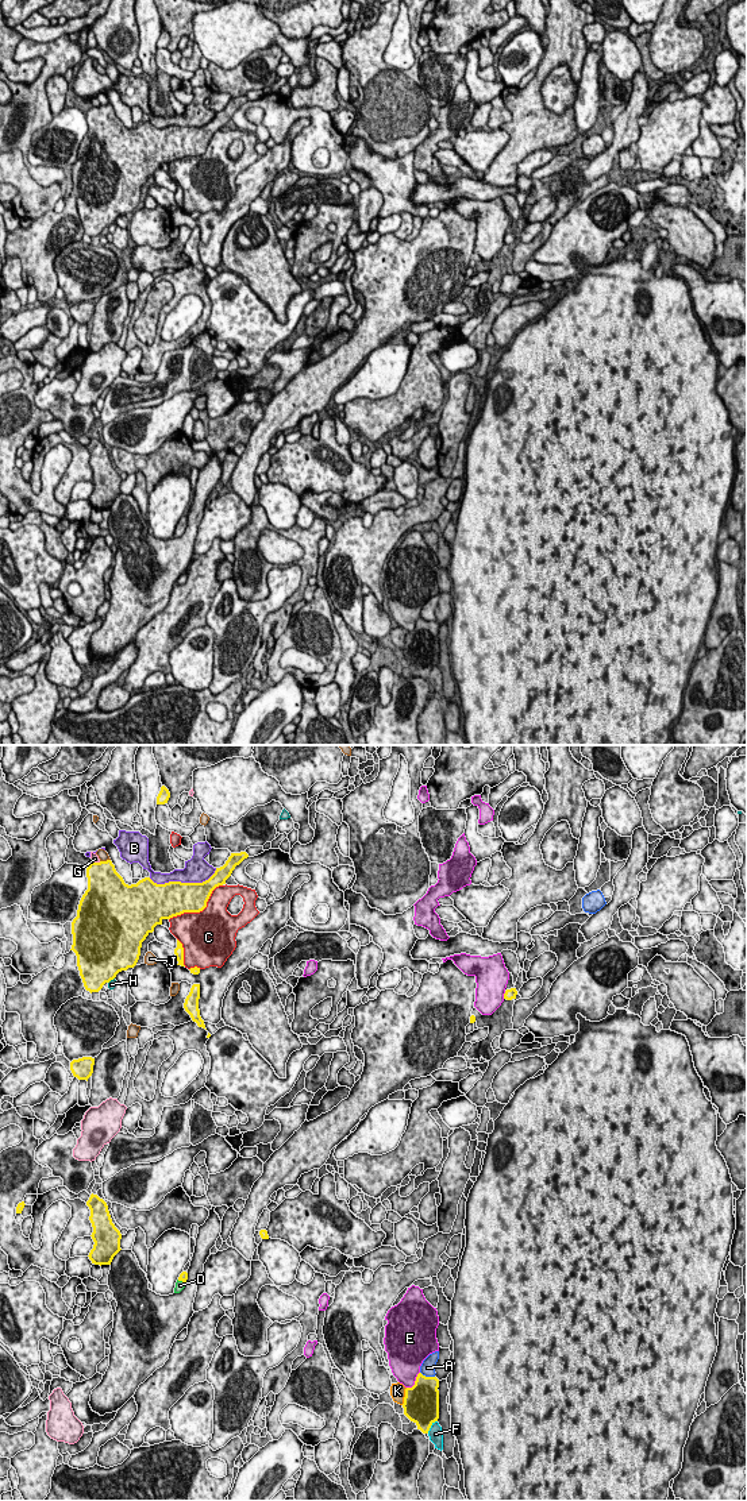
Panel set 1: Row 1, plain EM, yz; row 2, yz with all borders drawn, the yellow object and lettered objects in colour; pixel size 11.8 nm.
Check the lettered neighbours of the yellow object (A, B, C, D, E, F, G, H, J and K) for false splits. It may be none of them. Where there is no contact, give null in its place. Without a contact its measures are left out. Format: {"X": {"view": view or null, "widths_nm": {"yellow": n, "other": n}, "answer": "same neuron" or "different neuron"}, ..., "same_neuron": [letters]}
{"A": {"view": "yz", "widths_nm": {"yellow": 380, "other": 170}, "answer": "different neuron"}, "B": {"view": "yz", "widths_nm": {"yellow": 420, "other": 300}, "answer": "different neuron"}, "C": {"view": "yz", "widths_nm": {"yellow": 360, "other": 500}, "answer": "different neuron"}, "D": {"view": "yz", "widths_nm": {"yellow": 100, "other": 120}, "answer": "same neuron"}, "E": {"view": "yz", "widths_nm": {"yellow": 400, "other": 360}, "answer": "different neuron"}, "F": {"view": "yz", "widths_nm": {"yellow": 380, "other": 170}, "answer": "same neuron"}, "G": {"view": "yz", "widths_nm": {"yellow": 380, "other": 100}, "answer": "different neuron"}, "H": {"view": "yz", "widths_nm": {"yellow": 500, "other": 90}, "answer": "different neuron"}, "J": {"view": "yz", "widths_nm": {"yellow": 380, "other": 120}, "answer": "different neuron"}, "K": {"view": "yz", "widths_nm": {"yellow": 420, "other": 190}, "answer": "different neuron"}, "same_neuron": ["D", "F"]}

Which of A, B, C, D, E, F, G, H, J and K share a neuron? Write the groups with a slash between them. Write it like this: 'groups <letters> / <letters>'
groups A / B / C / D F / E / G / H / J / K

